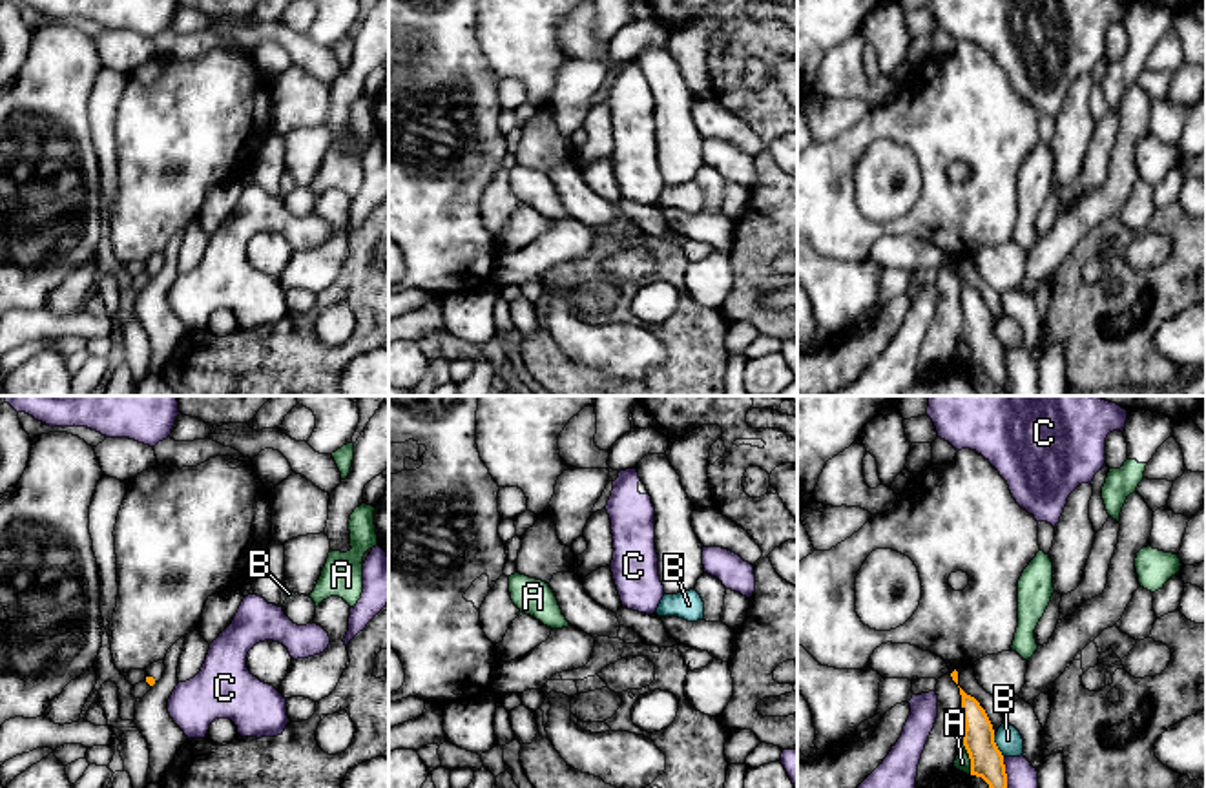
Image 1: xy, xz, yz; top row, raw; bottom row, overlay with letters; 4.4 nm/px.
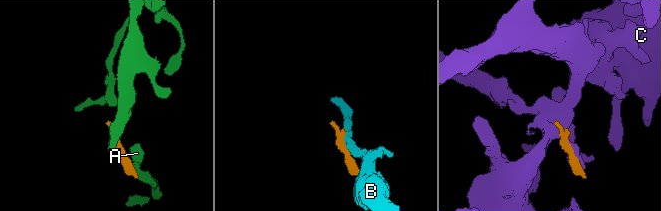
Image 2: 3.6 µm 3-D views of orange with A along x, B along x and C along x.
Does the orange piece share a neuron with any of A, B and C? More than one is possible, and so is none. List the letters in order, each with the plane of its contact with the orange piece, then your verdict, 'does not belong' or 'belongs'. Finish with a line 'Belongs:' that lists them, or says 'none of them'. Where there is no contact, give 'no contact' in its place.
A: yz | does not belong
B: yz | does not belong
C: yz | does not belong
Belongs: none of them

